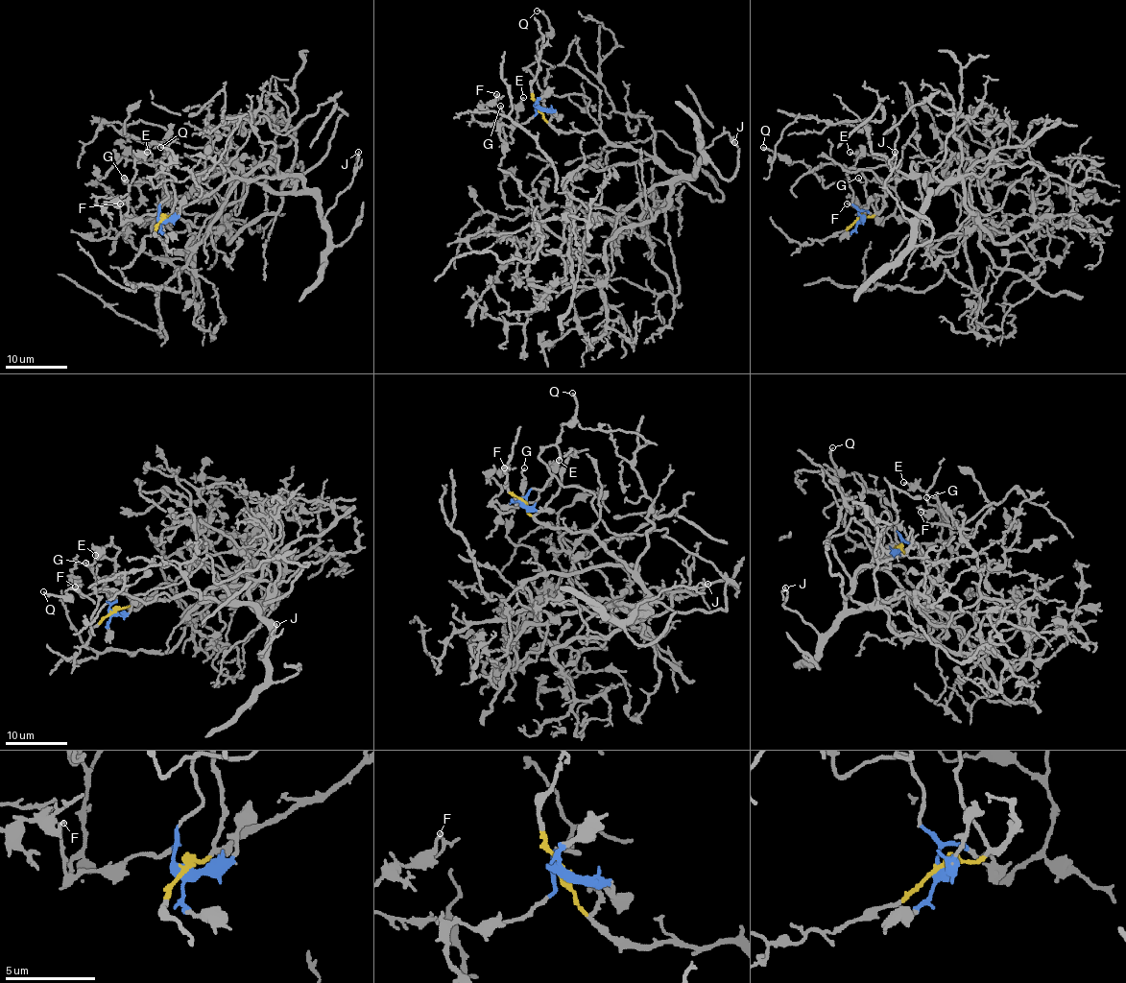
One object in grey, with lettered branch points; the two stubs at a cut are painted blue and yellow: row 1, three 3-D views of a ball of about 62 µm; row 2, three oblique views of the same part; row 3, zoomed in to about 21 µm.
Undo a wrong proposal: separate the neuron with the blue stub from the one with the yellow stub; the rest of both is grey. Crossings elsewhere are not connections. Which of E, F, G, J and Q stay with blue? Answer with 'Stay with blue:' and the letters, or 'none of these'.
Stay with blue: E, F, G, Q

